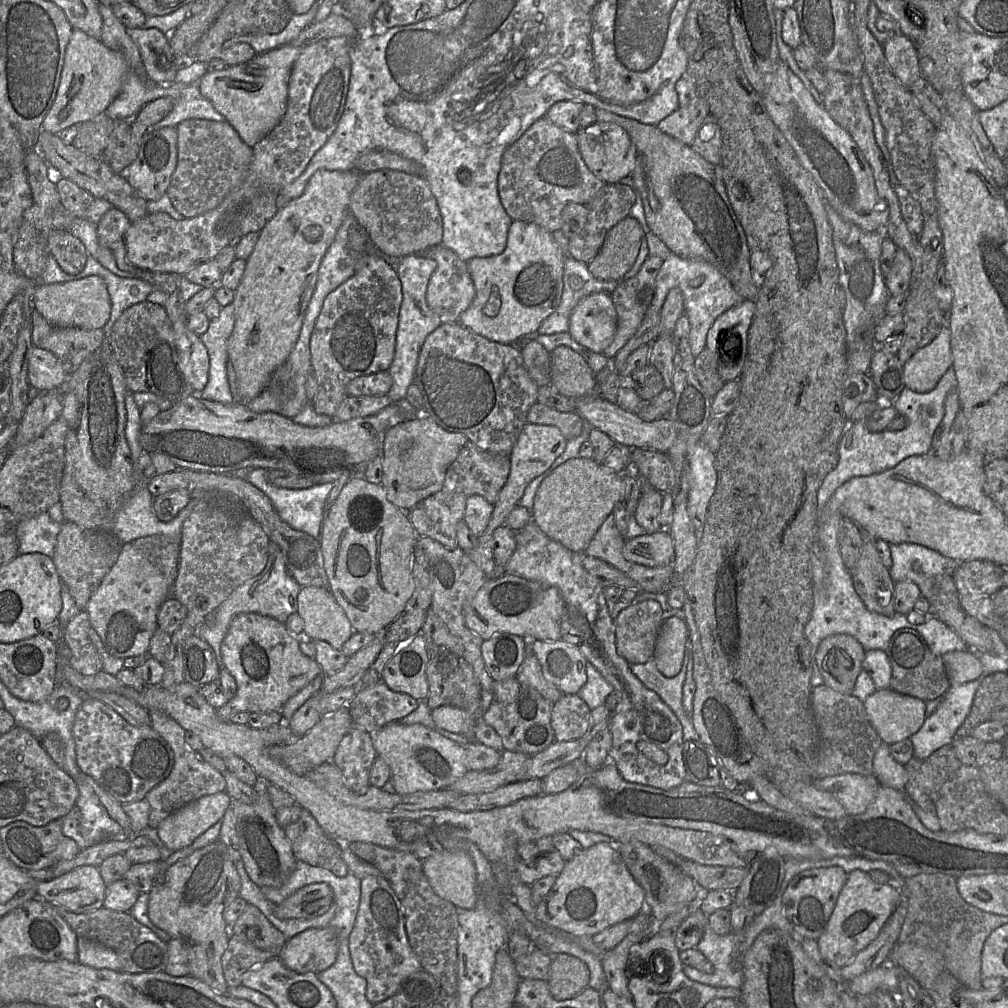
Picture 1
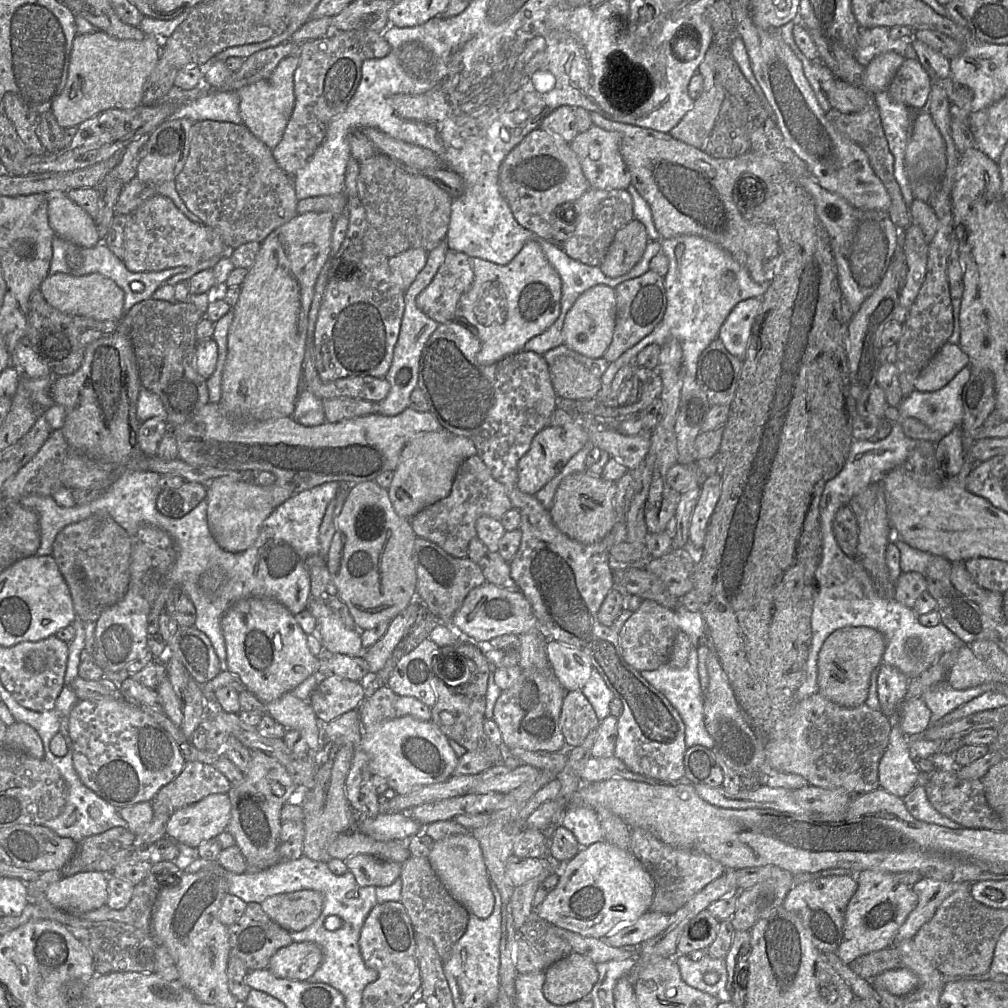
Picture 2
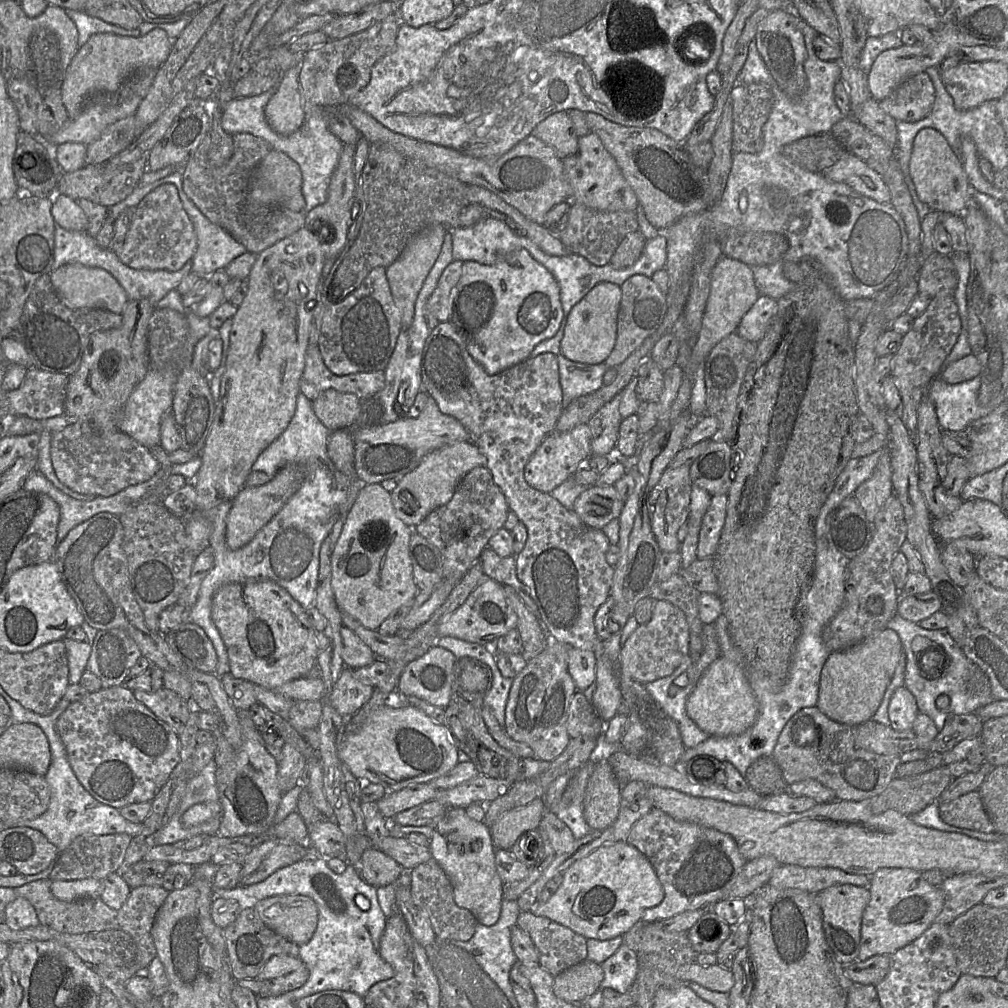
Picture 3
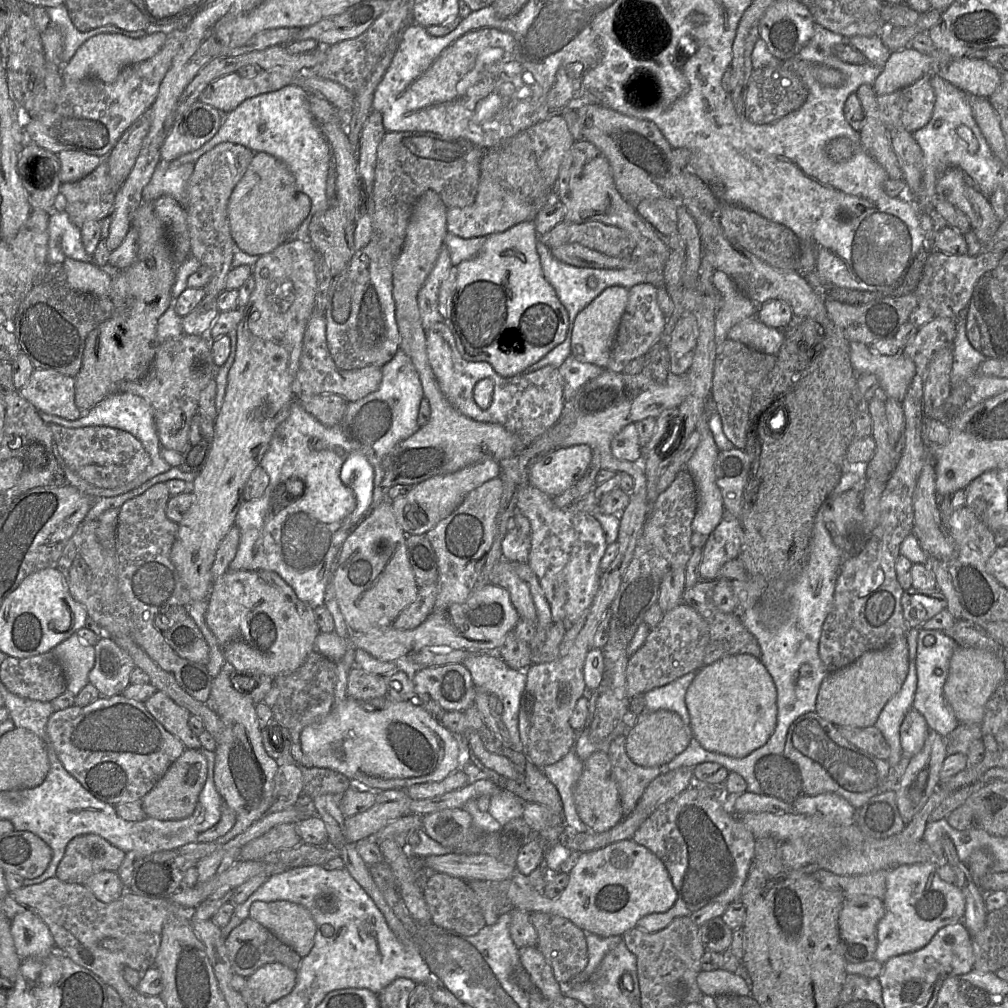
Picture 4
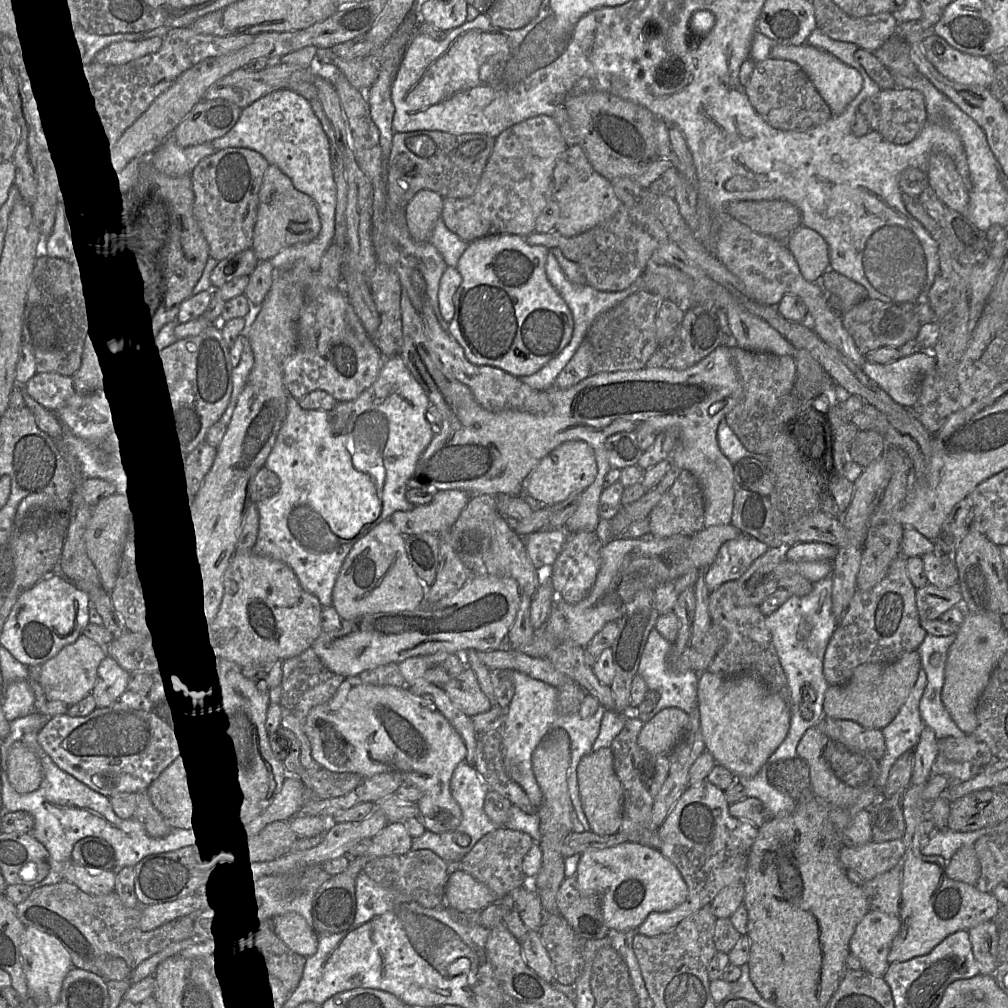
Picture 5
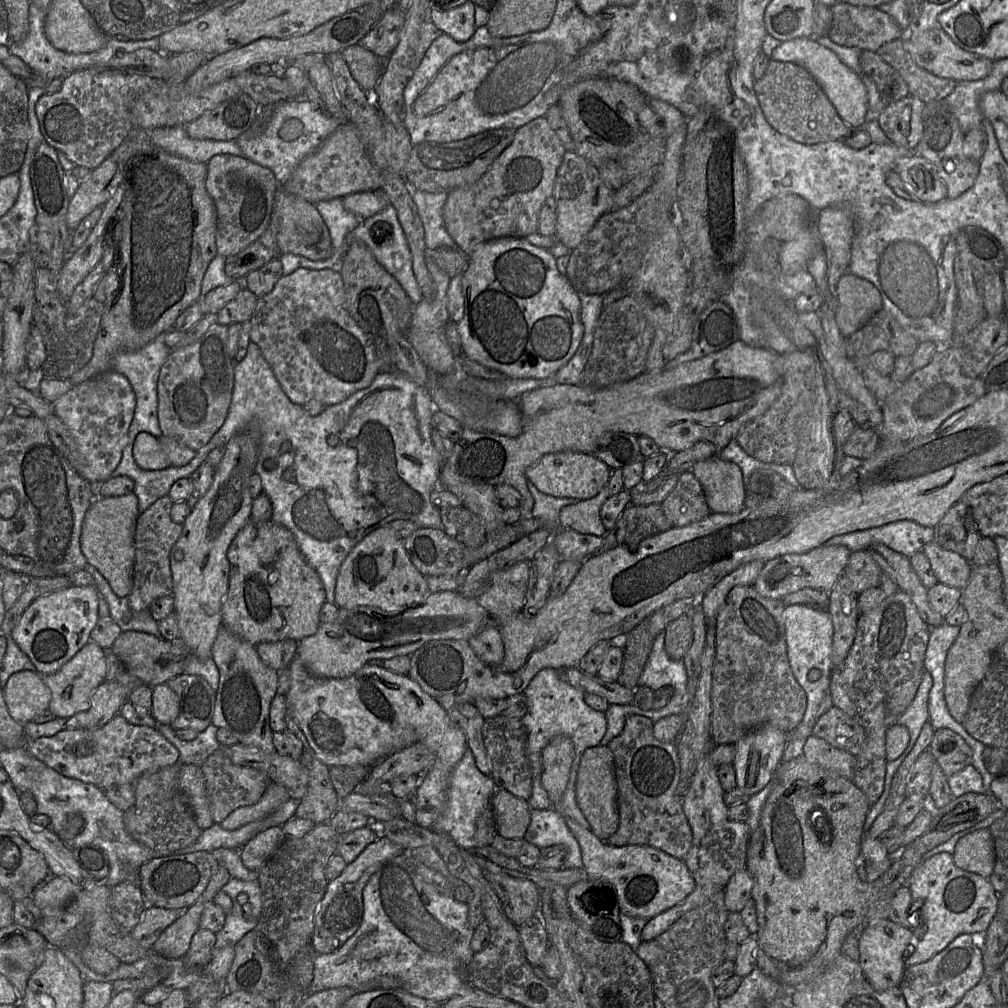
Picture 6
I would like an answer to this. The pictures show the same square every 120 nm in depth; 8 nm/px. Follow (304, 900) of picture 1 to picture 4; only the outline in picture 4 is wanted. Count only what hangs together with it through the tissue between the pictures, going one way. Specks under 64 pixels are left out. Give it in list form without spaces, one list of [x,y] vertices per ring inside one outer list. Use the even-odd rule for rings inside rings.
[[[256,901],[250,915],[267,928],[282,943],[301,958],[307,956],[314,945],[316,924],[311,913],[303,906],[289,901]]]

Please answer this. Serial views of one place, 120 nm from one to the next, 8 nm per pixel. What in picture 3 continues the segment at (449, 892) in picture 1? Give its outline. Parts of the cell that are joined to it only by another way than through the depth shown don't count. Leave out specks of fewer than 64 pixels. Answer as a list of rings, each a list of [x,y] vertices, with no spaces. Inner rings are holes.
[[[465,808],[449,809],[430,828],[429,850],[452,883],[455,903],[469,910],[478,923],[493,926],[501,912],[503,882],[496,871],[496,848],[490,828],[483,821],[470,818]]]

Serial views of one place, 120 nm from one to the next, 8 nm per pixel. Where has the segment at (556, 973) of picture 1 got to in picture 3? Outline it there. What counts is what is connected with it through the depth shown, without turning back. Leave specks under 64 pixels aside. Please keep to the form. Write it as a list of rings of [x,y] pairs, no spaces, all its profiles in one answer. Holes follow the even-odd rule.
[[[587,958],[555,976],[553,992],[566,1002],[582,1003],[598,990],[603,978],[601,964]]]

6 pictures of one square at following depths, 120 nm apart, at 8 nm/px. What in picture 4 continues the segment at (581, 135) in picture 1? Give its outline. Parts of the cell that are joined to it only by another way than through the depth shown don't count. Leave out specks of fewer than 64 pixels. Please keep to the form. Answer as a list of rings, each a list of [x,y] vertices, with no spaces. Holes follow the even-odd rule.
[[[588,140],[574,141],[559,168],[555,197],[565,206],[564,220],[571,223],[598,221],[618,227],[634,240],[635,252],[670,252],[656,231],[646,222],[617,190],[610,165],[601,151]]]

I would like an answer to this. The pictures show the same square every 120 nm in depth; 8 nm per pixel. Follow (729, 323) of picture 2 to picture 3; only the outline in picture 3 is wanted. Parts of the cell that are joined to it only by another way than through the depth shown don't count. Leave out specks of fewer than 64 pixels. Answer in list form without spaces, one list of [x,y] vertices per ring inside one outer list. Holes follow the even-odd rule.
[[[760,295],[741,319],[736,330],[737,334],[745,340],[759,342],[776,314],[777,307],[776,299]]]

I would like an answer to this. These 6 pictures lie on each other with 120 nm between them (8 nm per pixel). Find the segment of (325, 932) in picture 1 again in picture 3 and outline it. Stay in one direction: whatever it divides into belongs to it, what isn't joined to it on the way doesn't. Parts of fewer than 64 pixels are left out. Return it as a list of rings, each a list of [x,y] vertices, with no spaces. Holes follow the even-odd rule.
[[[274,955],[256,977],[262,988],[256,996],[280,996],[303,986],[308,978],[309,970],[299,957]]]

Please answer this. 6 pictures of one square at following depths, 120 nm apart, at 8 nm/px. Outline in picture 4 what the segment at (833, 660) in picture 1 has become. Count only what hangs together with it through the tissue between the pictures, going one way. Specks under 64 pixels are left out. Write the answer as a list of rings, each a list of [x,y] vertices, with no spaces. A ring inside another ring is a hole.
[[[905,636],[882,649],[864,653],[852,664],[824,678],[816,702],[817,714],[835,726],[865,728],[875,726],[887,702],[901,689],[909,671]]]

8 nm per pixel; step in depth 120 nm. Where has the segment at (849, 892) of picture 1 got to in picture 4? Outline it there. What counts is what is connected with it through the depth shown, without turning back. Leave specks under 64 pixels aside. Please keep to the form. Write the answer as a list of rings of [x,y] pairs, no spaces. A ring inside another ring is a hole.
[[[938,862],[897,865],[888,869],[886,892],[882,900],[885,914],[877,925],[877,948],[874,958],[885,963],[893,956],[914,952],[926,946],[936,932],[944,926],[962,922],[966,902],[962,891],[954,883],[943,881],[938,873]]]

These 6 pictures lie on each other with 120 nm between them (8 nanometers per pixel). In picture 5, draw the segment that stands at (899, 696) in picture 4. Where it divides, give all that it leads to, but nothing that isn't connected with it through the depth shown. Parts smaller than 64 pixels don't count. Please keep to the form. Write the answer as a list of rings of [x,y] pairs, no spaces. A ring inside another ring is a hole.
[[[921,667],[917,681],[907,700],[892,722],[881,730],[886,741],[886,752],[879,761],[880,775],[876,783],[876,787],[881,790],[887,783],[889,772],[894,763],[905,752],[915,748],[925,727],[920,715],[919,704],[926,684],[927,675],[923,667]]]

